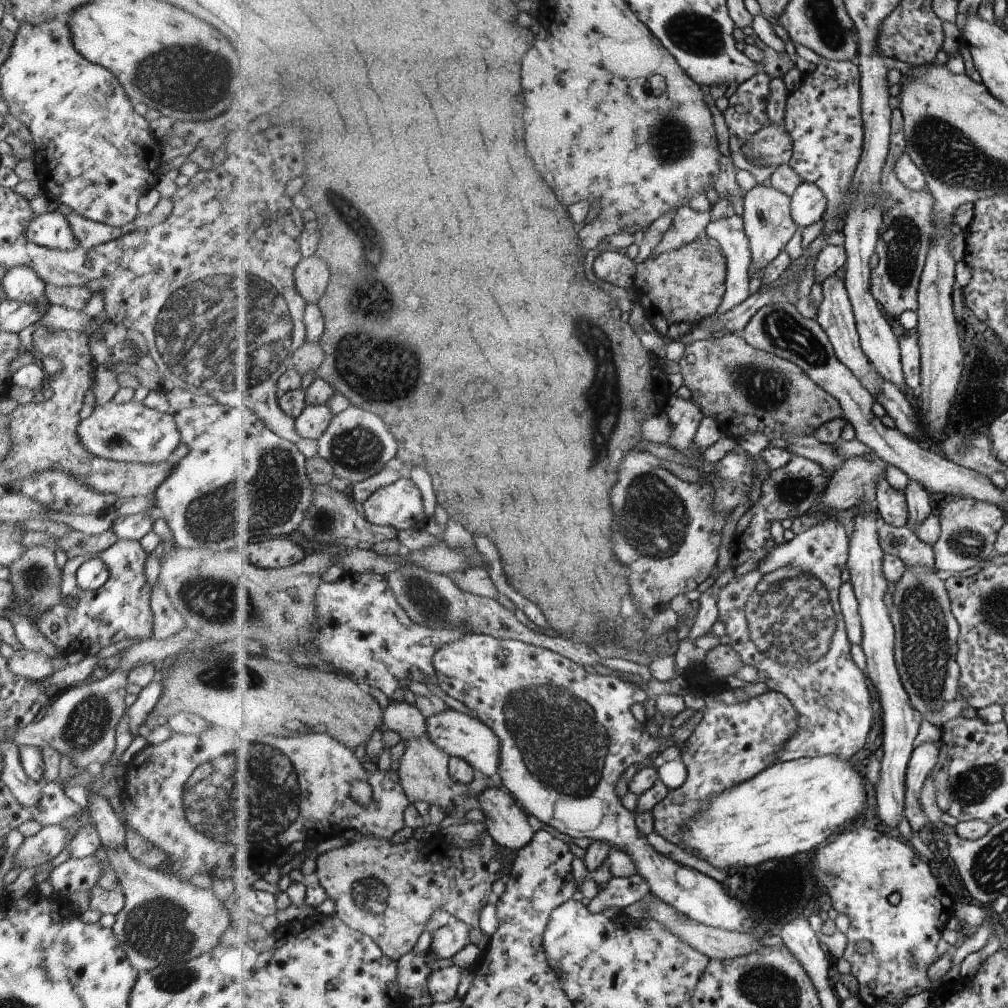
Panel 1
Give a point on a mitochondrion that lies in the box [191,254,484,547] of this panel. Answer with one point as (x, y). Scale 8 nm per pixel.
(361, 380)

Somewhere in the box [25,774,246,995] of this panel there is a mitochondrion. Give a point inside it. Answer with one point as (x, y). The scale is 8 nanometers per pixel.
(160, 929)

